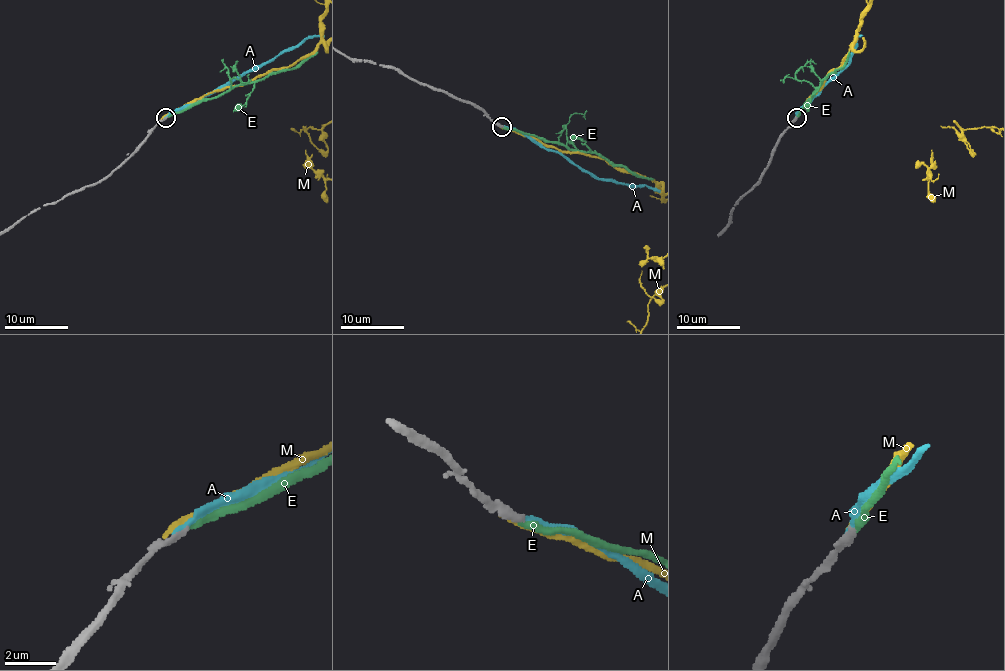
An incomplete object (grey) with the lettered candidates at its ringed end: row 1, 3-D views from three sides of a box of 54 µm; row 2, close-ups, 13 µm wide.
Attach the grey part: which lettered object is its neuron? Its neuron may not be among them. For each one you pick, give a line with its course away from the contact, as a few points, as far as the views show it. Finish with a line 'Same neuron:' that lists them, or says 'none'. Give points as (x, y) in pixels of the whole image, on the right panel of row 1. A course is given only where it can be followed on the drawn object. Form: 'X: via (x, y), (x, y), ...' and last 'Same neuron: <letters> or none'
E: via (797, 118), (812, 94), (842, 66), (850, 51)
Same neuron: E

